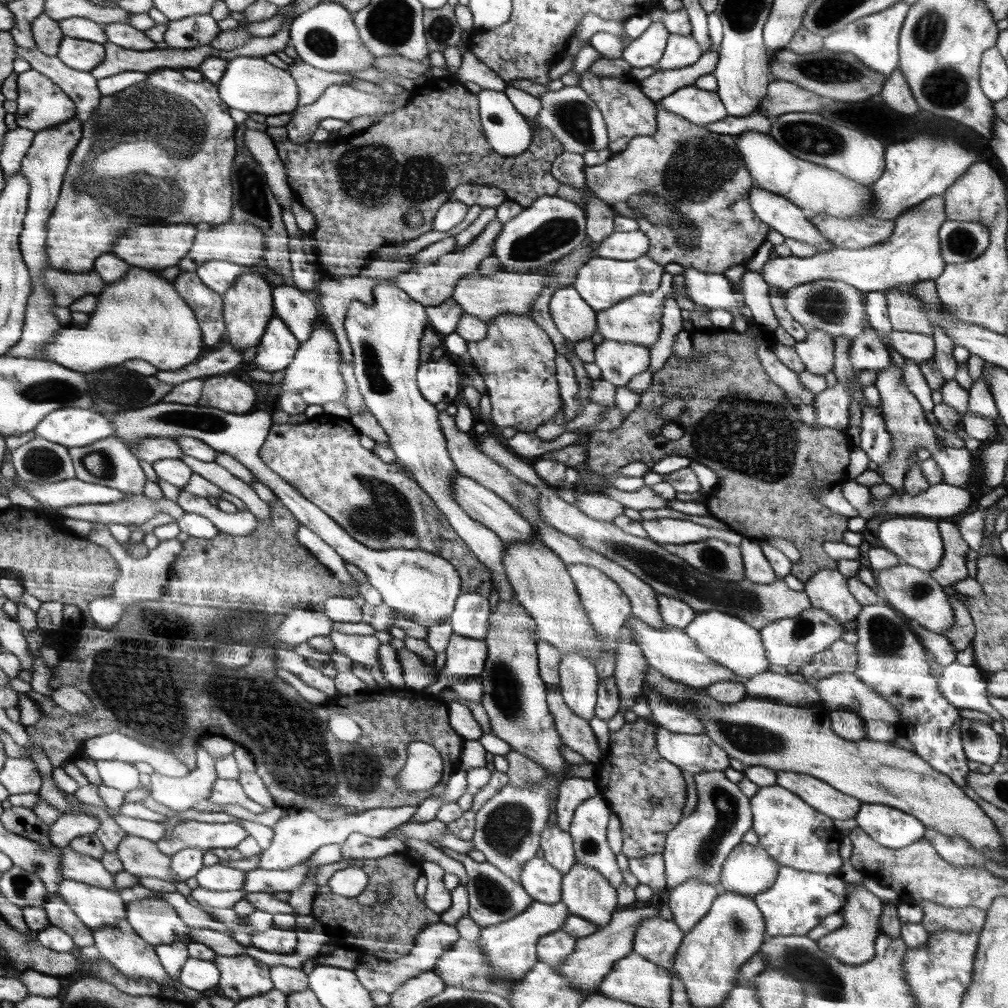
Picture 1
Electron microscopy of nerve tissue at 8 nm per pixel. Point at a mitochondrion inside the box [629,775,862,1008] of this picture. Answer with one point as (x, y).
(815, 970)

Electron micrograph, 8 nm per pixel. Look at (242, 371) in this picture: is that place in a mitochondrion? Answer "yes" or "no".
no

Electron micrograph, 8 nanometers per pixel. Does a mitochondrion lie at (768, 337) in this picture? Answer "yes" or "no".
no

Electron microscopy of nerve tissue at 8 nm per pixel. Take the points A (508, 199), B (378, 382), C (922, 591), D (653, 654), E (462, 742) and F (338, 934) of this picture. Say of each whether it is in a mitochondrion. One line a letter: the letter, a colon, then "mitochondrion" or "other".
A: other
B: mitochondrion
C: mitochondrion
D: other
E: other
F: other

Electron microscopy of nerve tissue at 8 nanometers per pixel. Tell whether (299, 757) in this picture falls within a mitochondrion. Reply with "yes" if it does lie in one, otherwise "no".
yes

